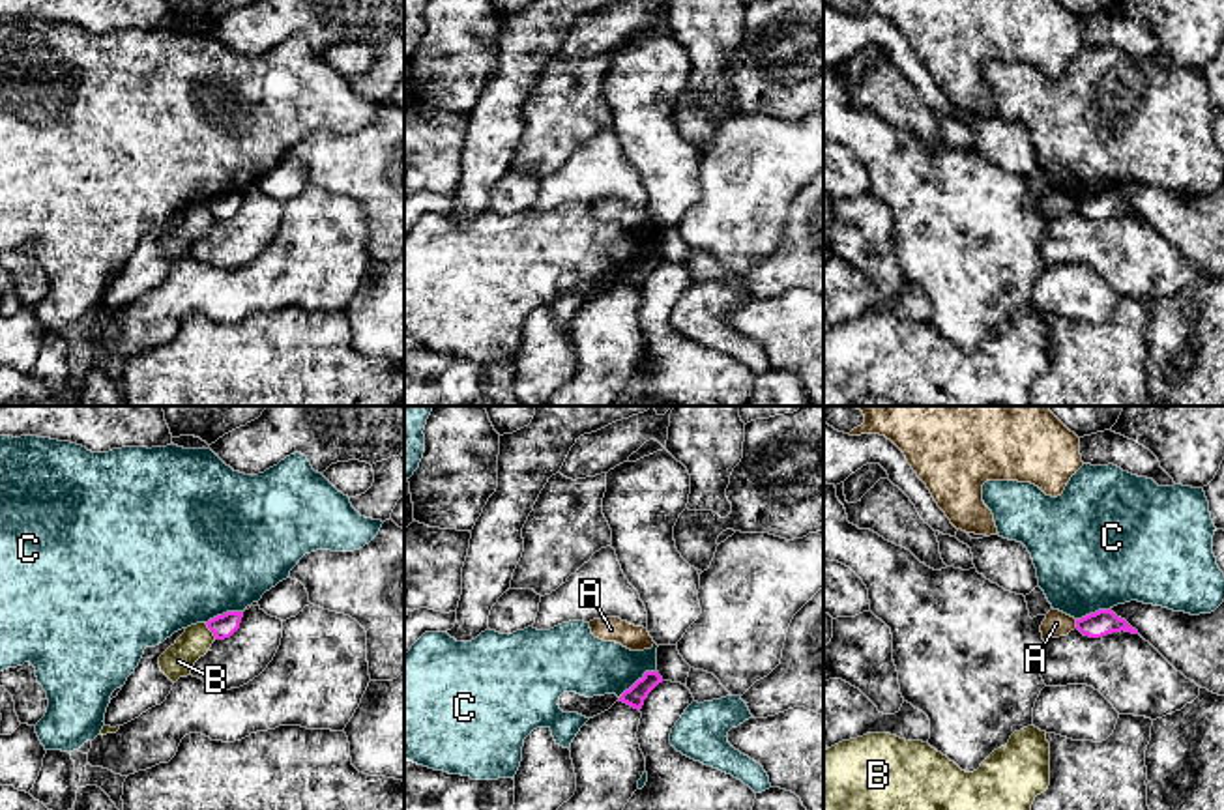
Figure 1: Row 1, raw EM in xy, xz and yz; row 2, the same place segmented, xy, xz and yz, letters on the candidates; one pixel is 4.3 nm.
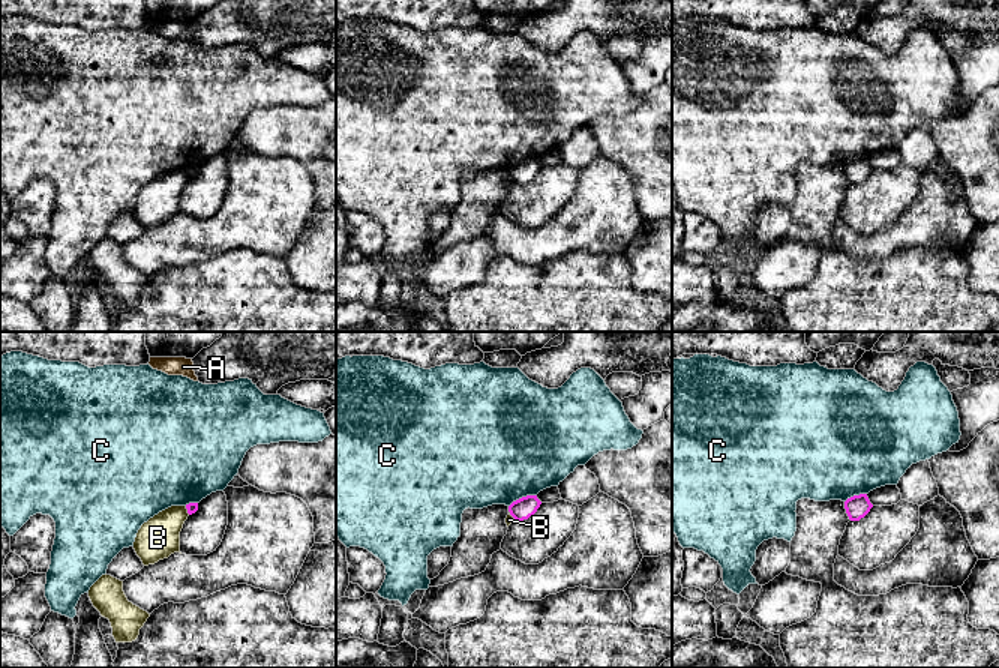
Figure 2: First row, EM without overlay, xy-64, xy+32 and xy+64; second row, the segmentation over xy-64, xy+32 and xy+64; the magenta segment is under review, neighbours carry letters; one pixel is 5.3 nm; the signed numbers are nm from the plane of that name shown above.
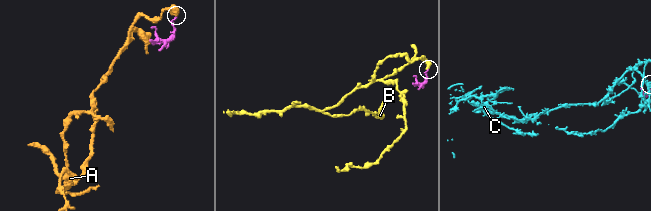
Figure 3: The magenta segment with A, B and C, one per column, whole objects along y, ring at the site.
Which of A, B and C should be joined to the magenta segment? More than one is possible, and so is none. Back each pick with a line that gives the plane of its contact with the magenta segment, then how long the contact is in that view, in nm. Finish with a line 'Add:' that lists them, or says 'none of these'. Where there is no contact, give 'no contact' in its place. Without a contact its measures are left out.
Add: none of these

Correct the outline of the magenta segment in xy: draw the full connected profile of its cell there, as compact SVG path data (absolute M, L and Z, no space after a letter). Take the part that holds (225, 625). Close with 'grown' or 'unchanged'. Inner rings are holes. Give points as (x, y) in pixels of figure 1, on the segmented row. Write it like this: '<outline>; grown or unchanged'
M226 612L210 619L206 625L213 632L215 640L230 638L241 623L243 612Z; unchanged

